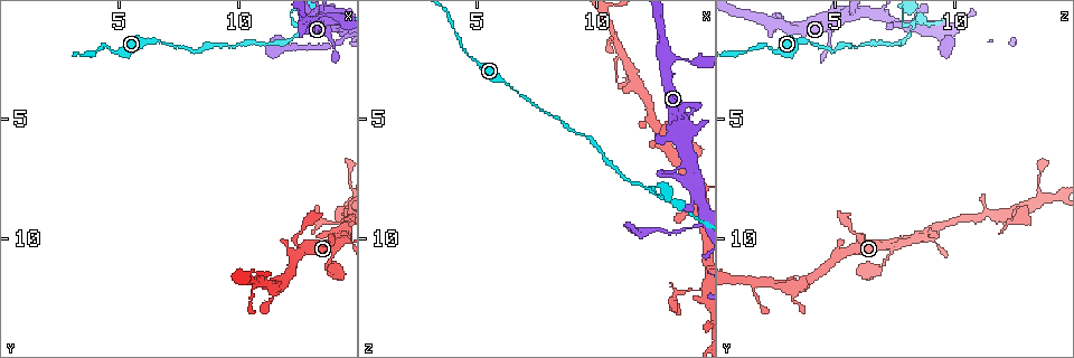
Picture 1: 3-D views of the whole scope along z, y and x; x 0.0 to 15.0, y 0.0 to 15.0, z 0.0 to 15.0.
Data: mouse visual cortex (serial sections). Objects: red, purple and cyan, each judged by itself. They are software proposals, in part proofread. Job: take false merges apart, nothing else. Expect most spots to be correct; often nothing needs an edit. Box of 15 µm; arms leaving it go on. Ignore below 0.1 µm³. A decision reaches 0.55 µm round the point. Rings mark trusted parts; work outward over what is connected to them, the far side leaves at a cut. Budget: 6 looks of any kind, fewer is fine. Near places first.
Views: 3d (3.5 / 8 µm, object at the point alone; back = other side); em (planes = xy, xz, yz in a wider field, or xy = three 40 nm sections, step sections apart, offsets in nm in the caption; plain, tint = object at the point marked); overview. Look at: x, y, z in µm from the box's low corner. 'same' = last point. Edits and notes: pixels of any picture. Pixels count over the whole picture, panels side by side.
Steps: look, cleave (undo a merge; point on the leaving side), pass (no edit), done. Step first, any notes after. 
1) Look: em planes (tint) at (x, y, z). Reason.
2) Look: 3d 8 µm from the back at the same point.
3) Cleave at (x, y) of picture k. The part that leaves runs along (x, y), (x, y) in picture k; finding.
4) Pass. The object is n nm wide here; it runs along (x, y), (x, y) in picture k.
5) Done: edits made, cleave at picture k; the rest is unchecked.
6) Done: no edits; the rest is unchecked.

Look: 3d 8 µm at (6.3, 1.8, 3.5). Thick turns thin.

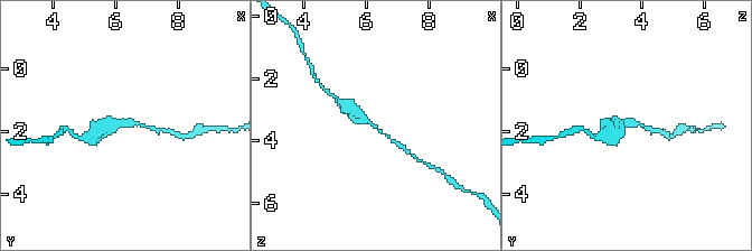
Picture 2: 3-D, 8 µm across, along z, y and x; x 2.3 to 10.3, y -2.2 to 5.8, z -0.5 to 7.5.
Look: 3d 3.5 µm at (6.3, 1.7, 3.5). Zoom in.

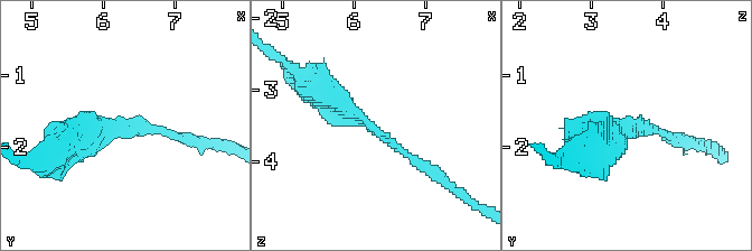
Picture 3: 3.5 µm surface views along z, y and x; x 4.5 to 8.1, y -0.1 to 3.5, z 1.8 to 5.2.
Pass. It runs along (318, 87), (439, 177) in picture 3; continuous, no second cell.

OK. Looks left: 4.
Look: 3d 3.5 µm from the back at (12.3, 10.2, 6.1). Sharp bend.

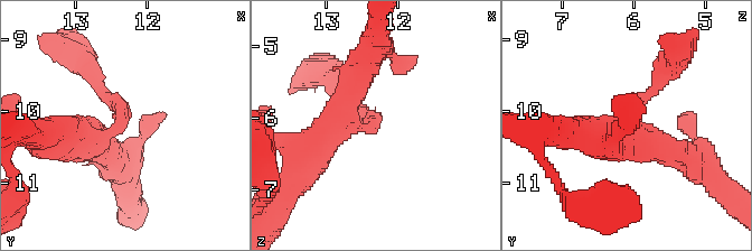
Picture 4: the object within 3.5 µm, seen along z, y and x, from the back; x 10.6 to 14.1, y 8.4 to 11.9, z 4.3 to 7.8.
Pass. The arms are 200, 350 nm wide; it runs along (607, 142), (666, 70) in picture 4; one cell here.

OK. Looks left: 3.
Look: 3d 3.5 µm at (13.2, 9.3, 12.4).

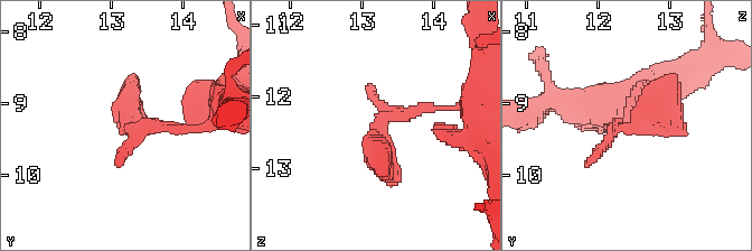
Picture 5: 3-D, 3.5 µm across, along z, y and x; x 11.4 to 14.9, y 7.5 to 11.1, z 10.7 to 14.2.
Look: em xy step 5 (tint) at (13.30, 9.35, 12.40). Now the EM.

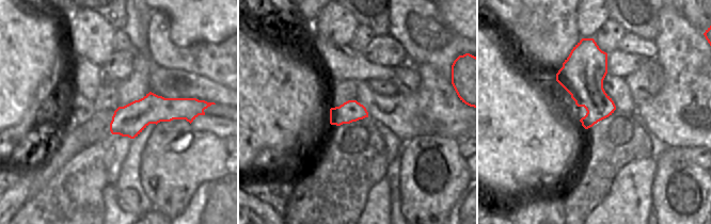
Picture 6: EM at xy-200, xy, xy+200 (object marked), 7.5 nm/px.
Look: em xy step 3 (tint) at the same point.

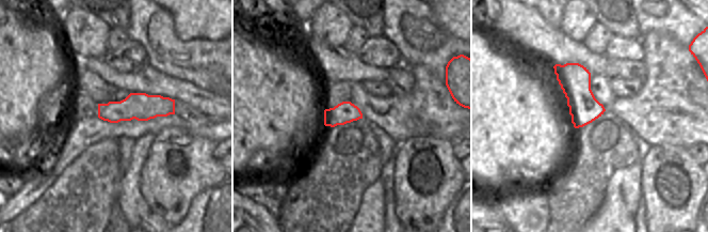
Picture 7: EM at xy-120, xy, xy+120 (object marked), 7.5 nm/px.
Pass. The object is 160 nm wide here; it runs along (453, 107), (381, 123), (387, 175) in picture 5; continuous, no second cell.

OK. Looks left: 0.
Done: no edits; the rest is unchecked.

